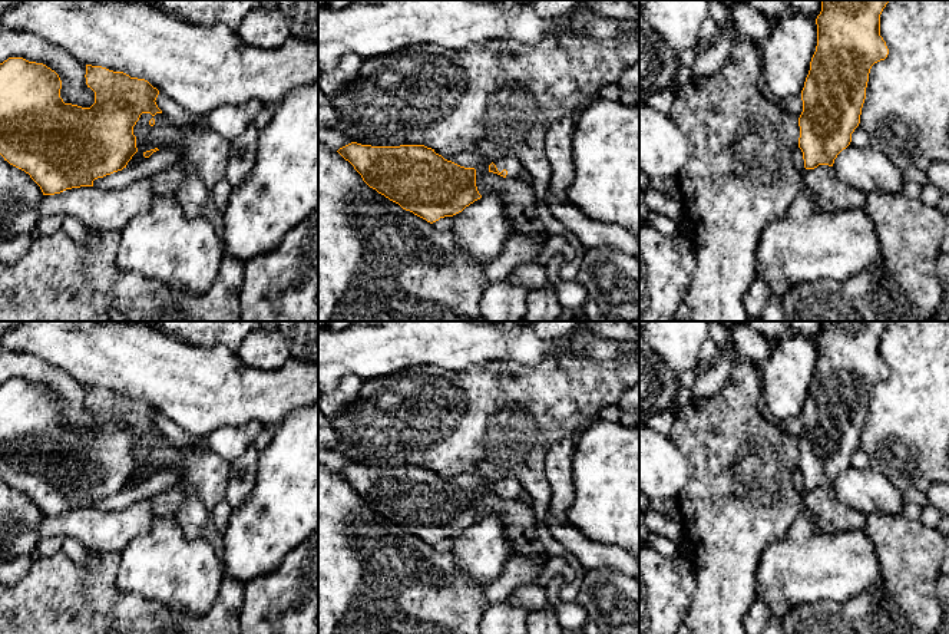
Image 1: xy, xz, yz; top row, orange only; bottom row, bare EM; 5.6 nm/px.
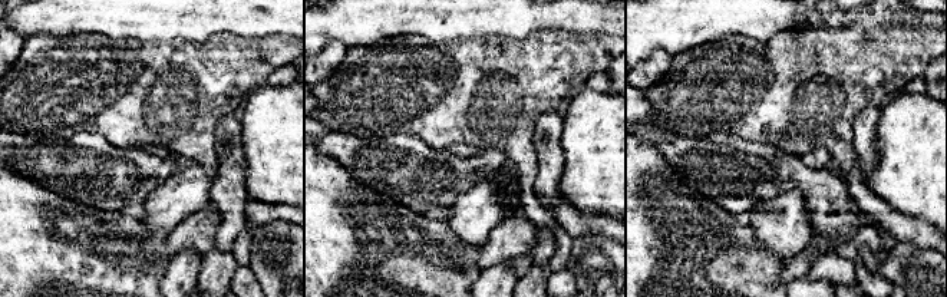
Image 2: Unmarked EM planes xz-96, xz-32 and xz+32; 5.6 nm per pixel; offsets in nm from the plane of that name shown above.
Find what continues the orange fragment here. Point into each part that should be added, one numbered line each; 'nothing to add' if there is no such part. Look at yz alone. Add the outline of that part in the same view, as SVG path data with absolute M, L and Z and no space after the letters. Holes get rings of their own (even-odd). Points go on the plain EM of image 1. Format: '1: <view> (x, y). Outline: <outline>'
nothing to add

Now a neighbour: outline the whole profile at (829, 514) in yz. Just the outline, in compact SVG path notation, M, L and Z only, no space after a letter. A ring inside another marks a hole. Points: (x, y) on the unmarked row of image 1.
M819 486L804 492L804 511L821 534L836 534L862 529L867 515L839 499L833 488Z

